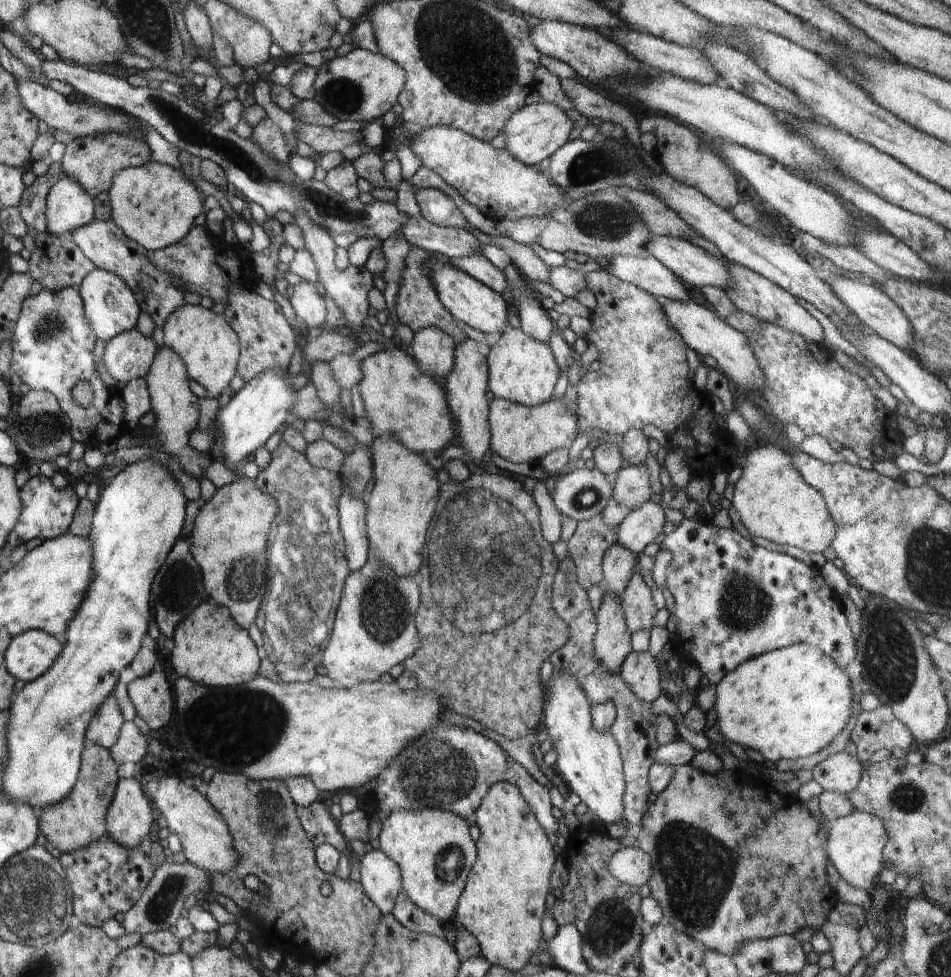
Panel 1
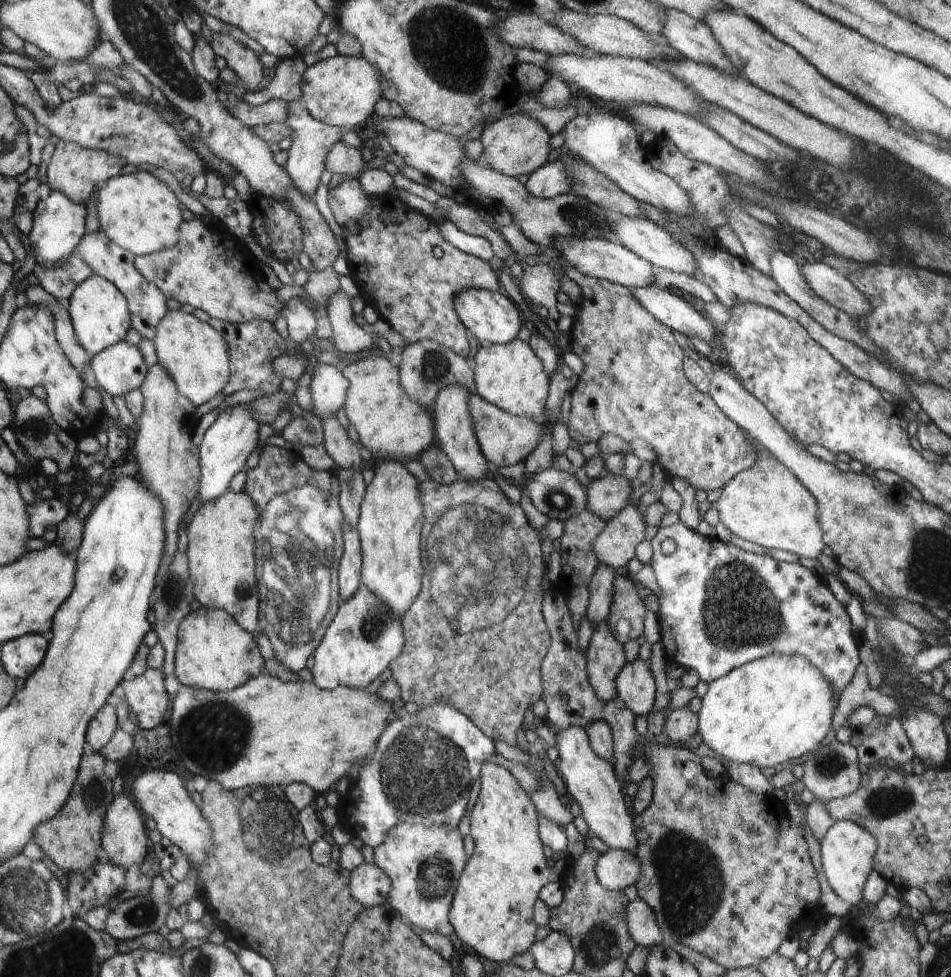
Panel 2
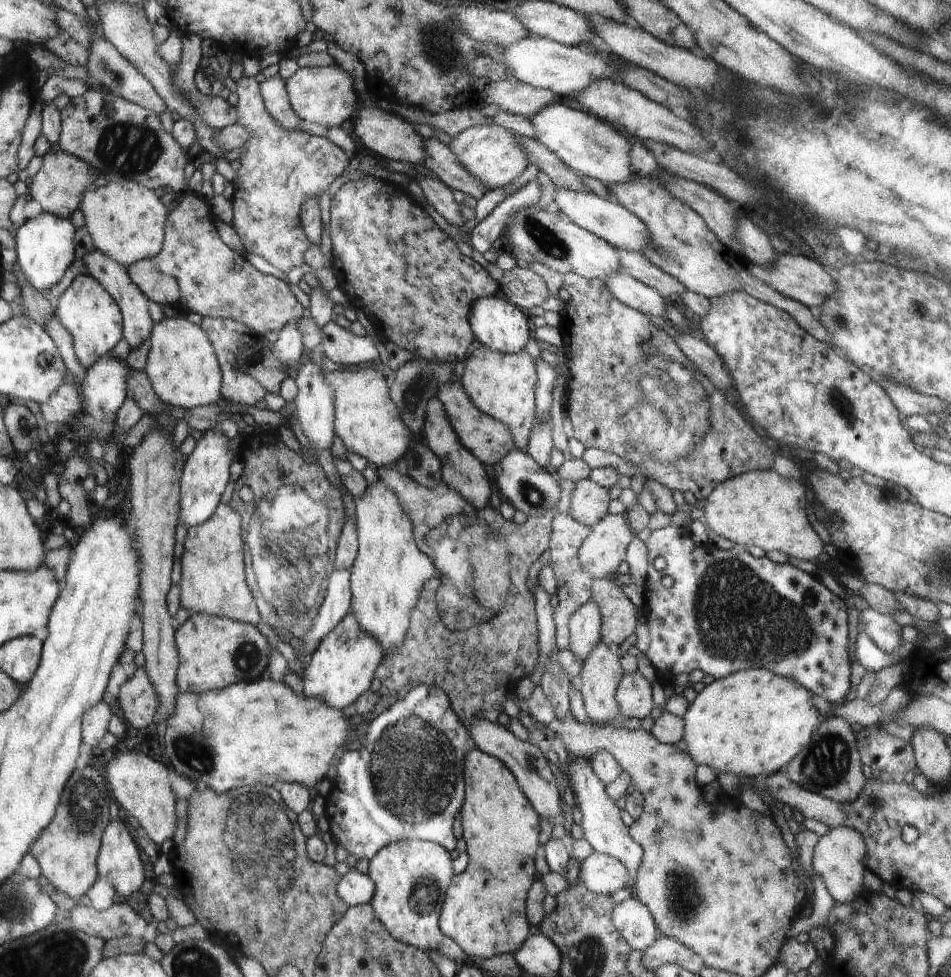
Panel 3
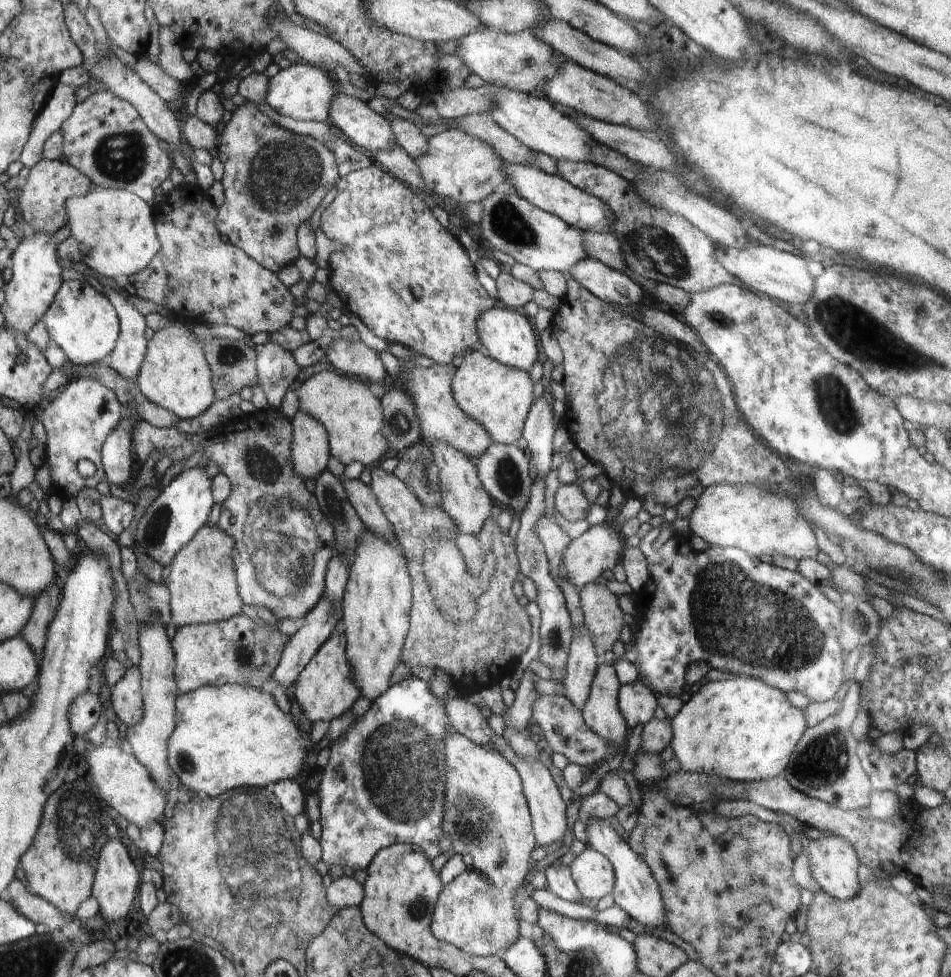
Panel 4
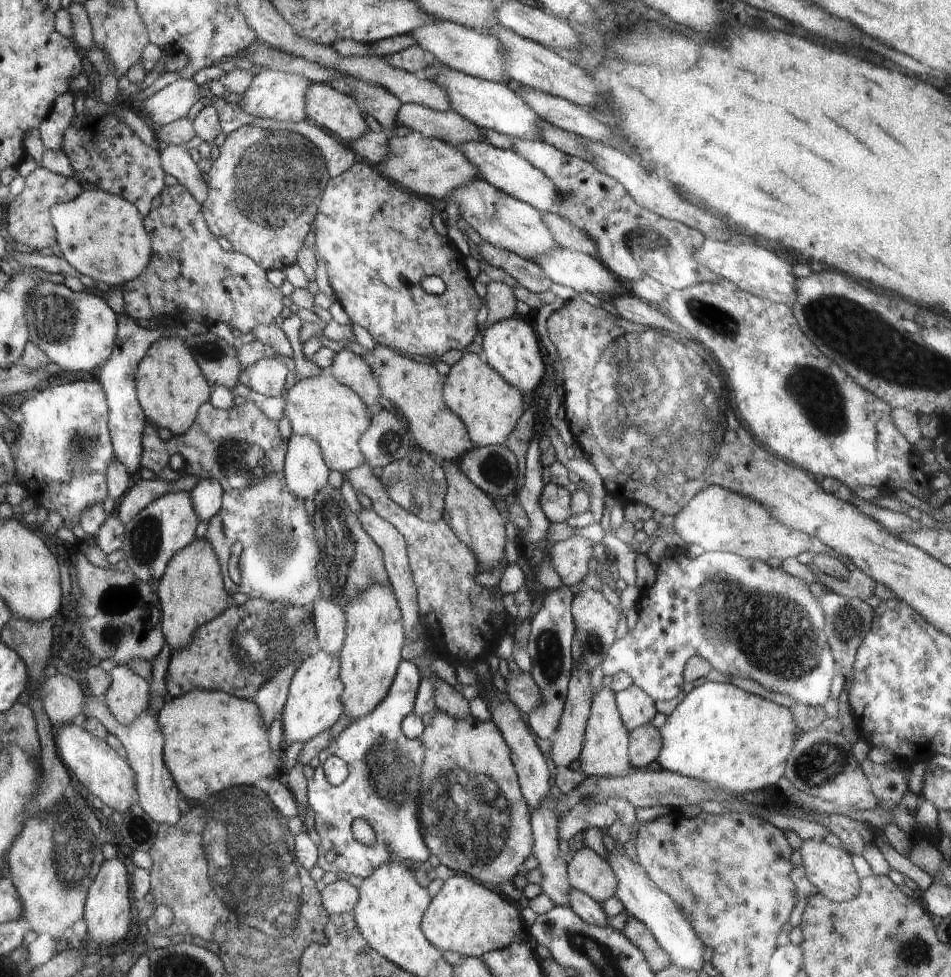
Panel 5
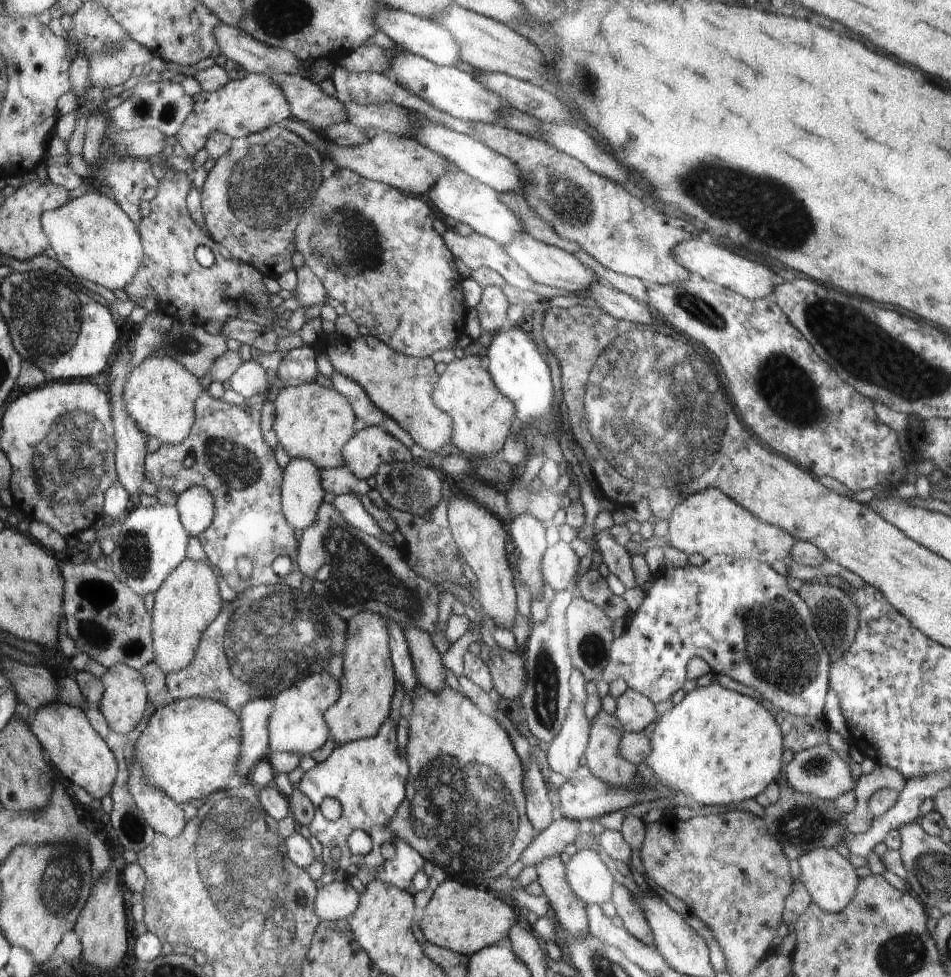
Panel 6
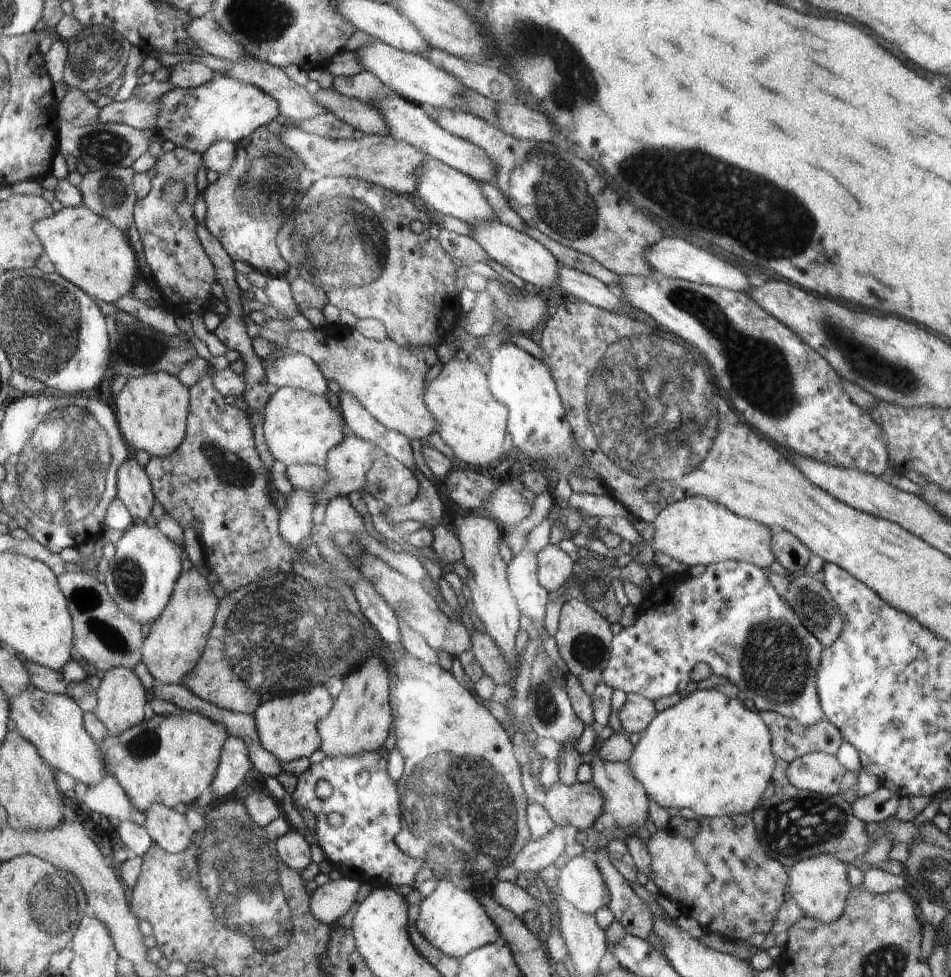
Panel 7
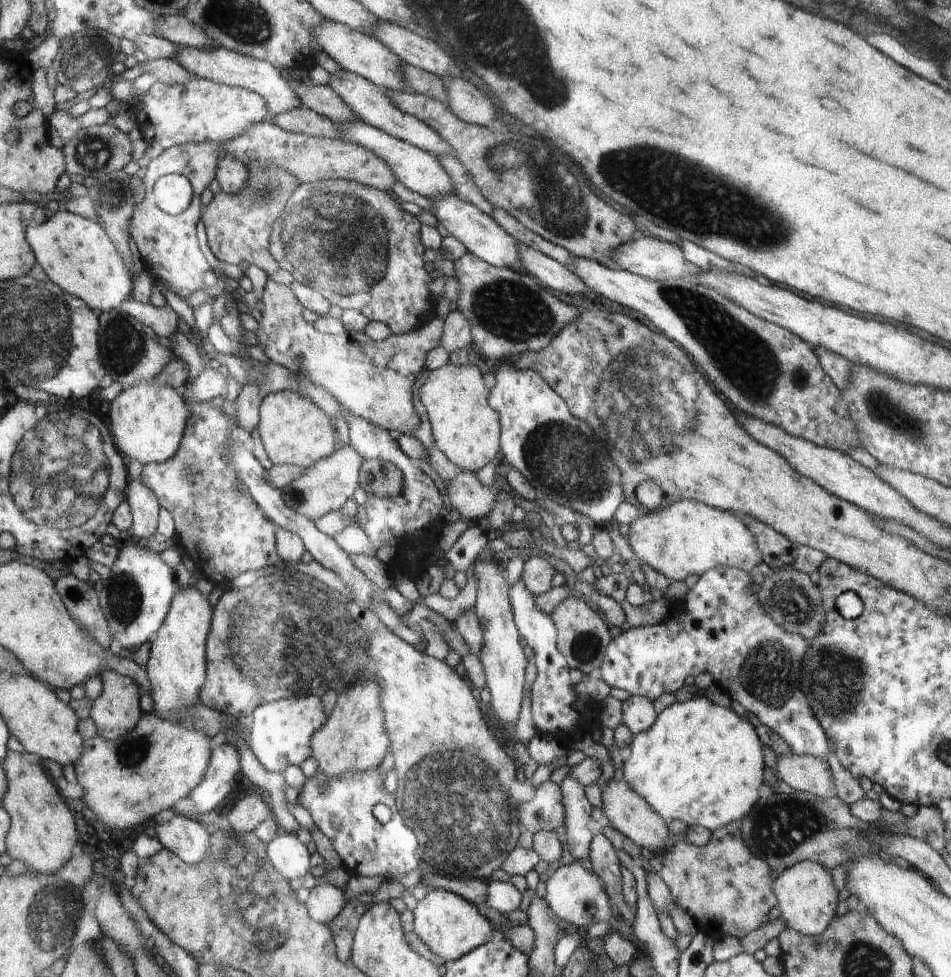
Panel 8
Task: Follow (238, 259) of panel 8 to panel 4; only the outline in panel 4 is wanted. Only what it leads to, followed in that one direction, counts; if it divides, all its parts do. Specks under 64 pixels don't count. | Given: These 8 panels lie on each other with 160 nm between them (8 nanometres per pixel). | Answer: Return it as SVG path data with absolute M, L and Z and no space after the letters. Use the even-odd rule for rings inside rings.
M247 101L244 106L238 106L233 112L232 119L228 124L222 135L219 136L218 153L220 161L224 164L224 176L222 178L222 186L224 186L224 204L218 208L218 219L216 226L221 234L228 237L231 245L244 250L246 254L250 256L250 259L256 260L261 264L265 270L272 270L274 273L282 274L282 270L286 270L286 266L295 266L298 258L301 257L301 252L298 250L298 230L306 222L310 224L310 219L314 218L314 214L318 214L319 206L322 206L322 202L326 202L326 195L330 194L330 190L334 190L337 186L338 180L342 178L340 176L340 168L336 164L336 158L334 154L326 148L320 142L317 142L314 138L305 135L298 135L297 133L285 130L282 126L274 124L268 116L264 116L256 105Z

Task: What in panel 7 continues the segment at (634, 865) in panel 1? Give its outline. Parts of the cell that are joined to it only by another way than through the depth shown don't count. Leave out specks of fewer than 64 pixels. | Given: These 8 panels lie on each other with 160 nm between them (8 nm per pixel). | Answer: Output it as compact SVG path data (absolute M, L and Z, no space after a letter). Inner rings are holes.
M588 853L572 858L559 869L556 886L560 898L584 914L595 915L612 900L595 858Z

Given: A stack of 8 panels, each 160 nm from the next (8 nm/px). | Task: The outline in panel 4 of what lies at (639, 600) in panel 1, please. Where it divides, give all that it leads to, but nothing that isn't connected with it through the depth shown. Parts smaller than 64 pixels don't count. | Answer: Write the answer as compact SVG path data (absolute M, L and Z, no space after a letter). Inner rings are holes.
M589 583L578 592L584 626L590 632L597 656L602 656L618 642L624 626L624 612L618 606L618 598L606 588L606 584Z

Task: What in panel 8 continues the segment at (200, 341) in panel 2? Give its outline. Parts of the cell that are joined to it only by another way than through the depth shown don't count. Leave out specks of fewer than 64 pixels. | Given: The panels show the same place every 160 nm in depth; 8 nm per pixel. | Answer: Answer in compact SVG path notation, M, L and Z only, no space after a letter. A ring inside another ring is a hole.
M146 383L141 385L134 385L130 388L122 390L122 392L110 402L109 418L110 418L110 430L115 444L123 456L126 456L128 460L138 460L143 465L148 463L161 463L168 461L177 453L181 446L180 440L183 440L182 434L184 432L184 426L186 426L186 420L190 416L186 404L184 404L184 398L182 398L183 390L176 387L162 384L162 383Z

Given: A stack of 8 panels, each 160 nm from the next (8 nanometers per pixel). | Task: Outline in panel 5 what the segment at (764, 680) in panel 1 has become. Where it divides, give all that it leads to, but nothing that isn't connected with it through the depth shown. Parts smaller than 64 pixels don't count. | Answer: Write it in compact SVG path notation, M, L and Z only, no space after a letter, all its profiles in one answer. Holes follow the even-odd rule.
M706 681L686 693L682 702L659 728L663 747L656 761L670 772L703 780L714 788L720 786L722 790L740 793L757 791L758 788L776 786L776 782L784 776L784 766L788 764L789 754L796 744L796 727L794 715L788 708L744 692L732 683Z

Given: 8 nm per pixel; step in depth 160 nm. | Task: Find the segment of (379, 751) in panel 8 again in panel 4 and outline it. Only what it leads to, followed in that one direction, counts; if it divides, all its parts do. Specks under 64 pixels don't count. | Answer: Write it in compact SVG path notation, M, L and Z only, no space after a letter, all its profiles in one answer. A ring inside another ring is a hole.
M364 532L360 538L360 546L356 548L354 564L349 570L349 578L341 600L342 632L346 638L346 660L352 668L352 682L362 690L362 697L370 702L376 701L390 687L391 676L402 660L405 639L409 635L409 619L413 605L413 584L406 568L404 551L397 540L390 542L372 532Z

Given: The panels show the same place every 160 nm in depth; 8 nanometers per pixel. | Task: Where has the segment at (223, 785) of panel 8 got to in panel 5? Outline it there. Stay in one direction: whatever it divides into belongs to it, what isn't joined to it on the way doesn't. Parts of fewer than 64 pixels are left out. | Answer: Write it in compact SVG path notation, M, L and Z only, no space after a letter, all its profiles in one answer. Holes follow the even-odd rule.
M291 662L284 669L279 670L276 676L261 686L260 692L253 698L267 729L270 728L274 716L283 712L289 693L289 684L298 667L298 663Z

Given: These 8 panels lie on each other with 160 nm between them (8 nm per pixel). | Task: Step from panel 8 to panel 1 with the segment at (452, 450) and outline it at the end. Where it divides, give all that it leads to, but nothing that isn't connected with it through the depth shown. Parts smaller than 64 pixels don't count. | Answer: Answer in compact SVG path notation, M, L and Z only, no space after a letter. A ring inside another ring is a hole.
M521 328L504 331L487 355L490 366L490 390L496 399L534 406L552 399L558 380L558 363L548 343L527 335Z

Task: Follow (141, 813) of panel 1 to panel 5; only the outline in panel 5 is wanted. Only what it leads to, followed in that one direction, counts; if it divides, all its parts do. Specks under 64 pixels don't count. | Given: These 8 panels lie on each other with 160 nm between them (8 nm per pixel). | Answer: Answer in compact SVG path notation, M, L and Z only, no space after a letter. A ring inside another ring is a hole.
M118 857L103 859L93 884L89 886L88 900L85 901L83 920L87 926L90 940L101 944L112 944L126 936L130 928L130 896L128 896L128 874L126 866Z

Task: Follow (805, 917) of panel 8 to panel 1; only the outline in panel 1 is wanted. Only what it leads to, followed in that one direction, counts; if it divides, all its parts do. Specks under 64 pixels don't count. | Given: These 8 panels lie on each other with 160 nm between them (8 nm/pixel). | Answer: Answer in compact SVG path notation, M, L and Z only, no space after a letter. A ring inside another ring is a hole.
M856 809L852 814L837 818L831 823L830 834L827 836L827 853L848 884L871 893L884 868L883 850L887 840L885 822L878 815Z

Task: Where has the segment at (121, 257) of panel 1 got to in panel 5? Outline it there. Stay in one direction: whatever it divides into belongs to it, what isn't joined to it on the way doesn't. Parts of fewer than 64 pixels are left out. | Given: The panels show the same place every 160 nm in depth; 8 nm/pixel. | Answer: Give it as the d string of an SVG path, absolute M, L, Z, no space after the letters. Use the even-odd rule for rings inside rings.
M126 312L121 314L117 321L117 344L109 361L102 366L99 382L105 389L105 395L109 405L109 433L112 435L114 454L122 461L130 474L141 468L140 461L143 453L143 432L148 424L135 387L135 374L138 365L148 352L149 346L160 337L186 338L191 335L209 332L209 325L201 322L187 322L184 325L176 324L175 327L163 327L158 325L154 329L146 329L138 325Z

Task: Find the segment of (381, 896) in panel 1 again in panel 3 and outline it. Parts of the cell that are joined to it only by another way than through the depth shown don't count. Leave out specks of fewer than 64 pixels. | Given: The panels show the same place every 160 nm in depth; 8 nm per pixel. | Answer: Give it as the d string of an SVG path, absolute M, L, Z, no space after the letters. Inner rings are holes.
M352 869L340 878L337 895L342 902L352 907L369 904L373 901L375 889L374 882L368 875L362 874L357 869Z

